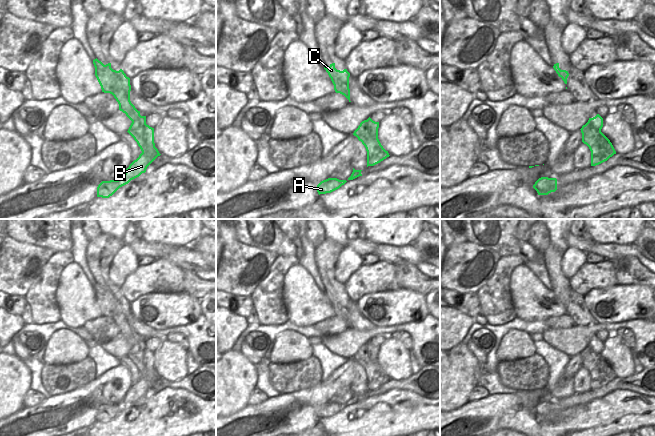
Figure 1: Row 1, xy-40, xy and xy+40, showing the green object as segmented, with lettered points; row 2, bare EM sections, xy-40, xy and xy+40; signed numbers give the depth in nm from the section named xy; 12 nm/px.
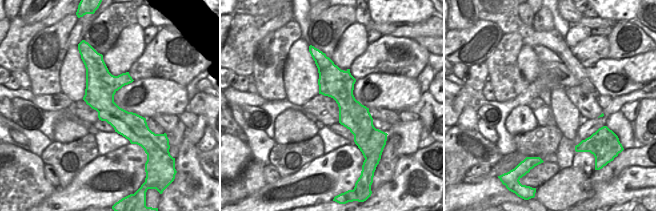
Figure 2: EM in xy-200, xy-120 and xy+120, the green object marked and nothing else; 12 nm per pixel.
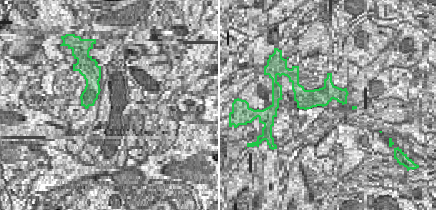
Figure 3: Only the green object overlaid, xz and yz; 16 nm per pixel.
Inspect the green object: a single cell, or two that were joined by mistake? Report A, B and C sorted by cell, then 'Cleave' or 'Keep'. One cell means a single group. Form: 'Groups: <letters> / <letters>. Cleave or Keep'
Groups: A B / C. Cleave.

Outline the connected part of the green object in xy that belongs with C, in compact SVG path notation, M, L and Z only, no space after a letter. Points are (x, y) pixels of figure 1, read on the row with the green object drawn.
M332 63L329 66L325 65L324 69L331 78L335 92L344 95L349 102L351 102L349 89L350 73L347 71L347 69L344 69L343 71L337 70L335 68L335 63Z

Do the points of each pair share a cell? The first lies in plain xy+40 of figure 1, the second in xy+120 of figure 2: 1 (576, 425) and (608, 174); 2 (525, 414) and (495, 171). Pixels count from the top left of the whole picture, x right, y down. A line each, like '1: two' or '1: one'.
1: two
2: two

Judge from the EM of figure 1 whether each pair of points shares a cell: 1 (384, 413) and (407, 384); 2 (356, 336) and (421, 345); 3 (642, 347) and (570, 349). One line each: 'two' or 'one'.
1: two
2: one
3: one

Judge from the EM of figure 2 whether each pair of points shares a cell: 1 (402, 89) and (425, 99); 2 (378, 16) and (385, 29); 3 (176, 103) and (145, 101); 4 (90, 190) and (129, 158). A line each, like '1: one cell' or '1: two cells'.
1: two cells
2: two cells
3: one cell
4: one cell

